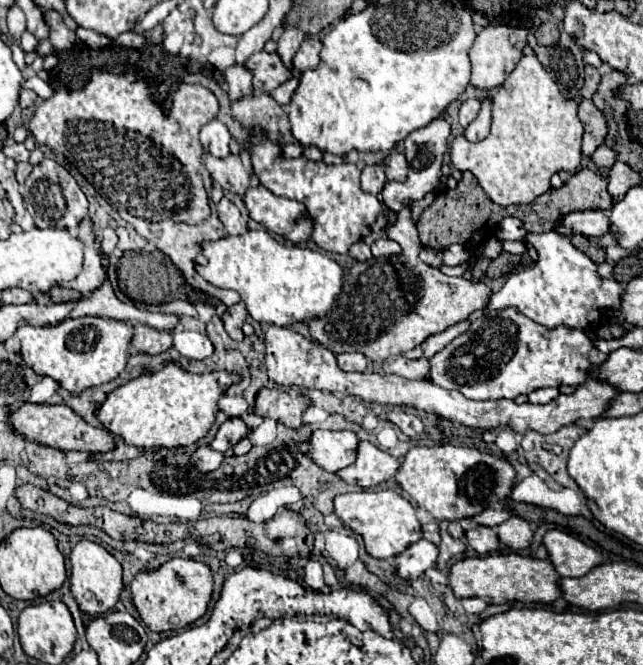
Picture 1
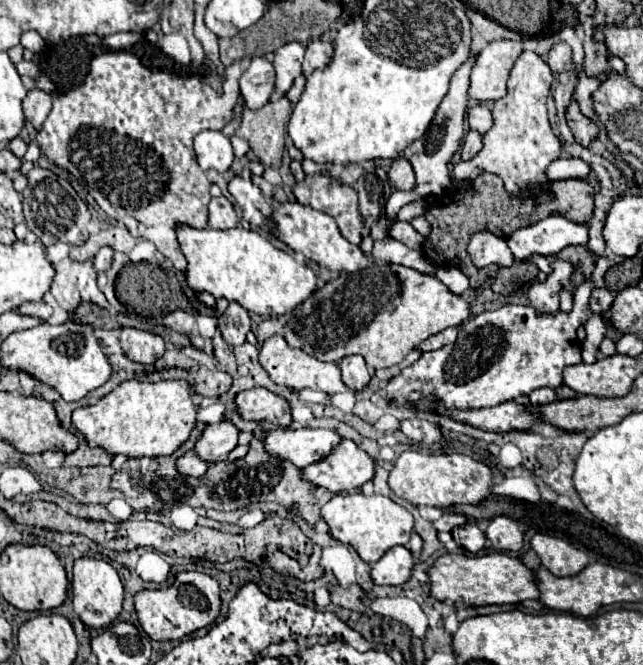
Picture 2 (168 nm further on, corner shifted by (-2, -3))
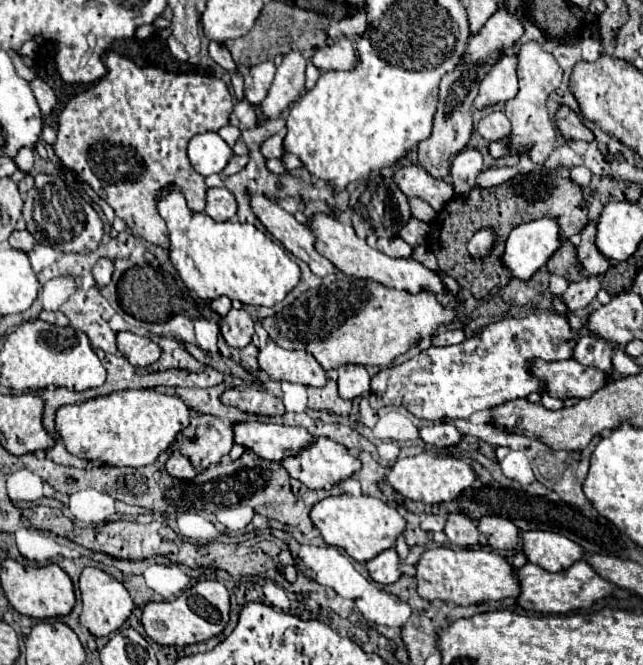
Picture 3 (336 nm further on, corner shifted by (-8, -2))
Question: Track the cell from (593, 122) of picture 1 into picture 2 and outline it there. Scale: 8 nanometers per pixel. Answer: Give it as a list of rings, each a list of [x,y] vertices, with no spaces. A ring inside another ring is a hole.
[[[570,102],[566,108],[566,122],[568,122],[576,142],[582,146],[588,146],[598,134],[598,126],[592,120],[588,120],[586,116],[582,116],[582,112],[578,110],[578,104],[574,104],[574,102]]]

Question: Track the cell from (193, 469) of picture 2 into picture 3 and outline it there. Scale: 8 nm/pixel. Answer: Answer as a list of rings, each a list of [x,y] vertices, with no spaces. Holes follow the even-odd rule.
[[[174,451],[174,455],[168,459],[166,471],[178,479],[192,479],[194,475],[198,475],[198,471],[192,467],[192,461],[178,451]]]

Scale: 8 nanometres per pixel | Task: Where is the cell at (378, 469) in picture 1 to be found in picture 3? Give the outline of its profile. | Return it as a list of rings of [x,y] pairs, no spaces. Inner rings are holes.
[[[318,437],[312,447],[302,451],[298,457],[288,457],[282,461],[286,471],[302,481],[308,489],[326,489],[330,491],[340,481],[350,479],[362,469],[358,457],[328,437]]]

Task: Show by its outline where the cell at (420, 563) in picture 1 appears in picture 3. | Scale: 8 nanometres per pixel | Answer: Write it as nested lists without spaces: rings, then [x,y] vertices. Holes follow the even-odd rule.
[[[386,549],[380,555],[376,555],[372,561],[366,563],[366,569],[370,573],[370,577],[380,583],[380,585],[388,585],[388,583],[396,583],[400,579],[400,571],[398,571],[398,553],[396,549]]]

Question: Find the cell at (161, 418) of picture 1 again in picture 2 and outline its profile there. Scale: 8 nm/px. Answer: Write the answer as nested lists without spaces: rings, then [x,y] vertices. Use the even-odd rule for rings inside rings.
[[[126,380],[102,396],[96,404],[76,408],[72,412],[72,426],[86,438],[90,448],[102,448],[110,456],[170,456],[188,440],[192,428],[196,426],[196,404],[192,400],[190,386],[184,380]]]

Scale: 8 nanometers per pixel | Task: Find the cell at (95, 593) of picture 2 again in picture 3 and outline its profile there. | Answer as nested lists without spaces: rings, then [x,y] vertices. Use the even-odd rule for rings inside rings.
[[[86,567],[80,575],[80,597],[82,597],[82,615],[80,623],[94,635],[94,637],[106,637],[112,631],[120,629],[122,623],[128,619],[128,615],[134,609],[134,603],[126,591],[126,587],[114,579],[110,573],[98,569],[98,567]]]

